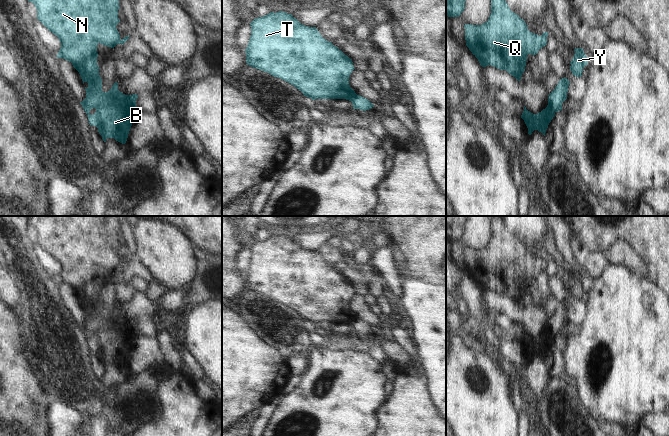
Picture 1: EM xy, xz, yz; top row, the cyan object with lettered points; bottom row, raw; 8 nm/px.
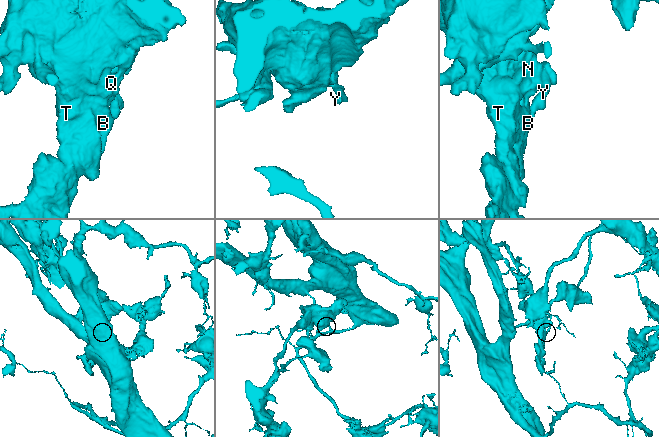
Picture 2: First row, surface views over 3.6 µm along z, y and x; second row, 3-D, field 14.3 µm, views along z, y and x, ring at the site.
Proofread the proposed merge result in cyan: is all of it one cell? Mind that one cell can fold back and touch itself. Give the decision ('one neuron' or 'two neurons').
two neurons

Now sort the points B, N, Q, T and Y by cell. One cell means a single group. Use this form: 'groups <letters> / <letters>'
groups B N Q T / Y

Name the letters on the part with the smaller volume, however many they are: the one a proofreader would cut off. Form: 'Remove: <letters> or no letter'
Remove: Y.

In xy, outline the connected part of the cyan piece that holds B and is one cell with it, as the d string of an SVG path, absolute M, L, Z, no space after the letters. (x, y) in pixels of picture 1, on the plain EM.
M27 216L28 225L32 226L36 233L37 233L37 243L54 259L56 259L59 262L59 265L61 266L61 272L57 278L57 282L63 282L69 286L72 287L73 291L79 296L81 303L83 305L83 308L85 306L88 307L88 311L85 311L86 314L86 322L80 326L82 329L84 335L87 338L88 345L90 350L96 350L98 352L99 358L102 360L102 363L104 366L106 366L107 362L114 362L116 365L125 368L128 362L129 355L131 353L132 347L134 345L134 339L136 338L136 334L132 331L131 325L128 323L128 319L123 318L118 314L118 307L115 306L112 310L112 312L108 316L102 315L102 303L99 299L99 290L97 289L97 269L100 267L102 269L105 269L107 271L114 272L117 268L124 268L128 263L129 260L124 261L122 264L120 263L120 258L116 252L117 248L120 246L118 242L118 234L119 234L119 224L117 222L117 219L113 216Z

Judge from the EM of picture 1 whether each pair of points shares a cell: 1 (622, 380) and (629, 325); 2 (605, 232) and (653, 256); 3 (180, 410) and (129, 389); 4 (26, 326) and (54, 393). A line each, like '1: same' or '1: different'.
1: same
2: same
3: different
4: same

